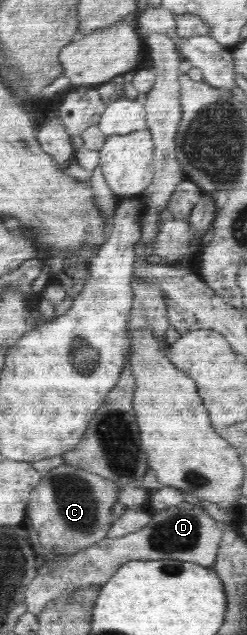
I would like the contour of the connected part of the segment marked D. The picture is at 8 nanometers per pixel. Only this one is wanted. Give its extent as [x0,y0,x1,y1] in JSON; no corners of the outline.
[24,502,222,617]

